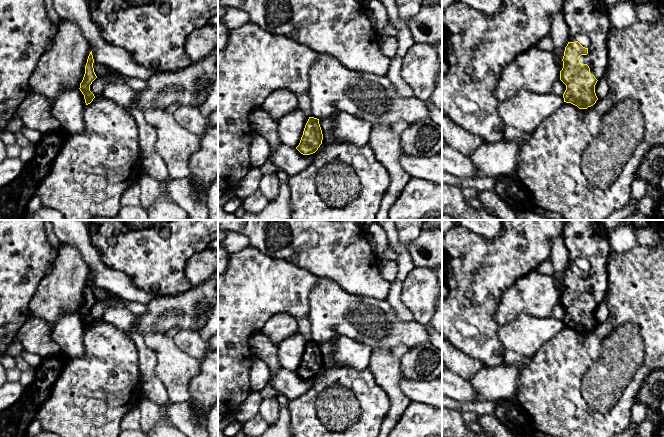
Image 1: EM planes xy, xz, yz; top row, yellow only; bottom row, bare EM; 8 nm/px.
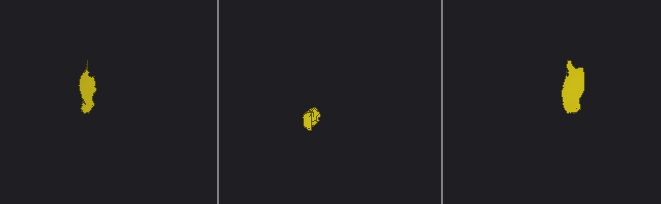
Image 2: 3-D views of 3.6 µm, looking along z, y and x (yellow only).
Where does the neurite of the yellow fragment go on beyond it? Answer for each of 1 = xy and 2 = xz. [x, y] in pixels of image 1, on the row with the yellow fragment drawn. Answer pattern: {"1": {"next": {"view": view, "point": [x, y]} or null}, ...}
{"1": {"next": {"view": "xy", "point": [100, 70]}}, "2": {"next": null}}

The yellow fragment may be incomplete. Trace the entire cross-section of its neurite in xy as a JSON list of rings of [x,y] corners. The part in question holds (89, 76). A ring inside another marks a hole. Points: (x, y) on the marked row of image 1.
[[[92,51],[90,52],[85,66],[85,74],[80,83],[80,91],[84,95],[86,105],[90,104],[95,98],[90,91],[90,85],[97,77],[105,77],[114,73],[112,70],[106,68],[104,65],[98,64],[94,61]]]

